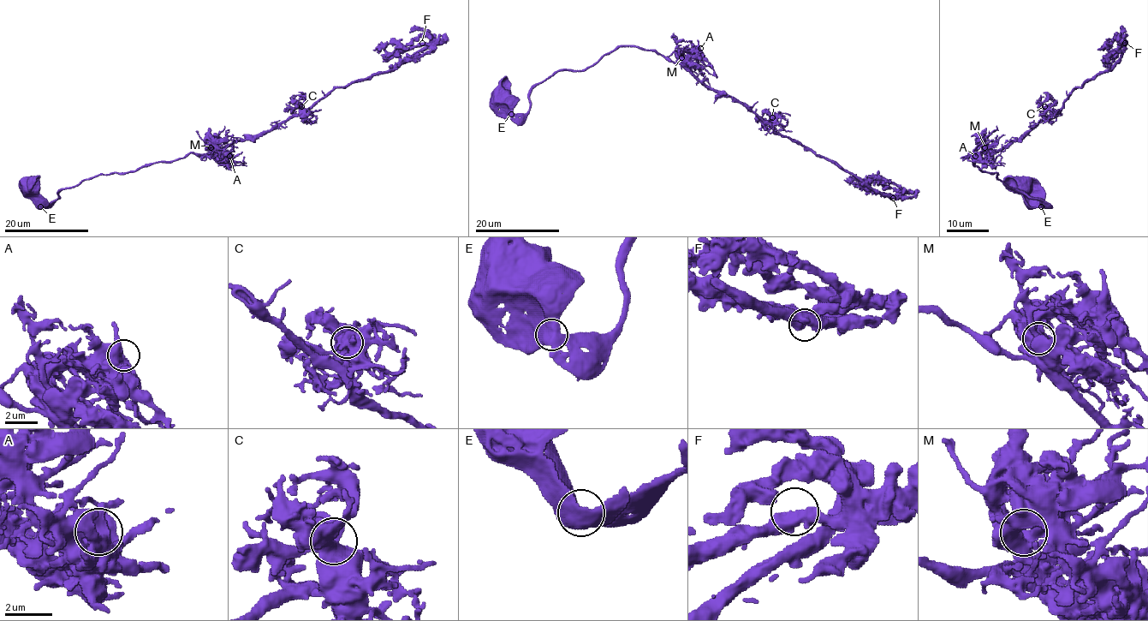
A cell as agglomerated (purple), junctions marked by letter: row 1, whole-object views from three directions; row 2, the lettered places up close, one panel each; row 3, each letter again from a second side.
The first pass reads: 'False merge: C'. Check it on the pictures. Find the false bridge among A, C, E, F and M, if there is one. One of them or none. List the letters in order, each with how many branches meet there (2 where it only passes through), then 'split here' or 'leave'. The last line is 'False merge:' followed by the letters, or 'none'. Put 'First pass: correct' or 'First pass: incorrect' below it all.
A: 1 branches meet; leave
C: 3 branches meet; leave
E: 2 branches meet; leave
F: 3 branches meet; leave
M: 1 branches meet; leave
False merge: none
First pass: incorrect

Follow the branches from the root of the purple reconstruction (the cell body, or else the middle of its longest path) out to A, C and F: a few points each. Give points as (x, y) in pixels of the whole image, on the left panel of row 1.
A: (28, 188), (27, 193), (44, 206), (57, 199), (61, 190), (99, 175), (132, 172), (192, 152), (229, 156)
C: (28, 188), (44, 206), (61, 190), (99, 175), (132, 172), (253, 140), (297, 116), (301, 106)
F: (28, 188), (44, 206), (61, 190), (99, 175), (132, 172), (253, 140), (335, 88), (395, 68), (422, 43)

